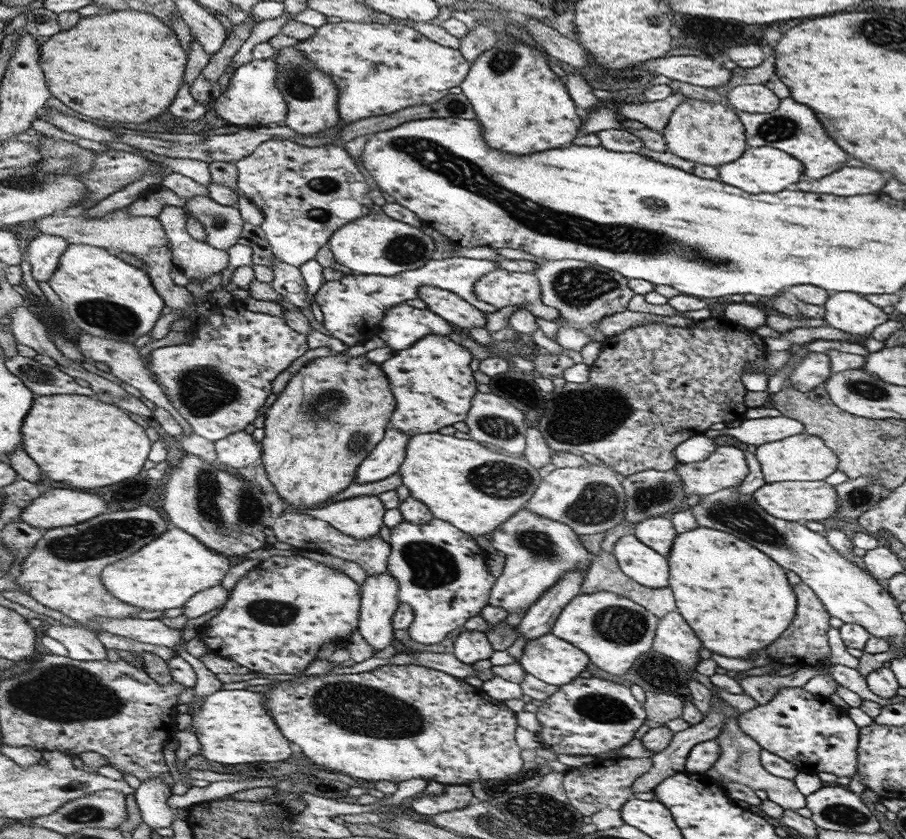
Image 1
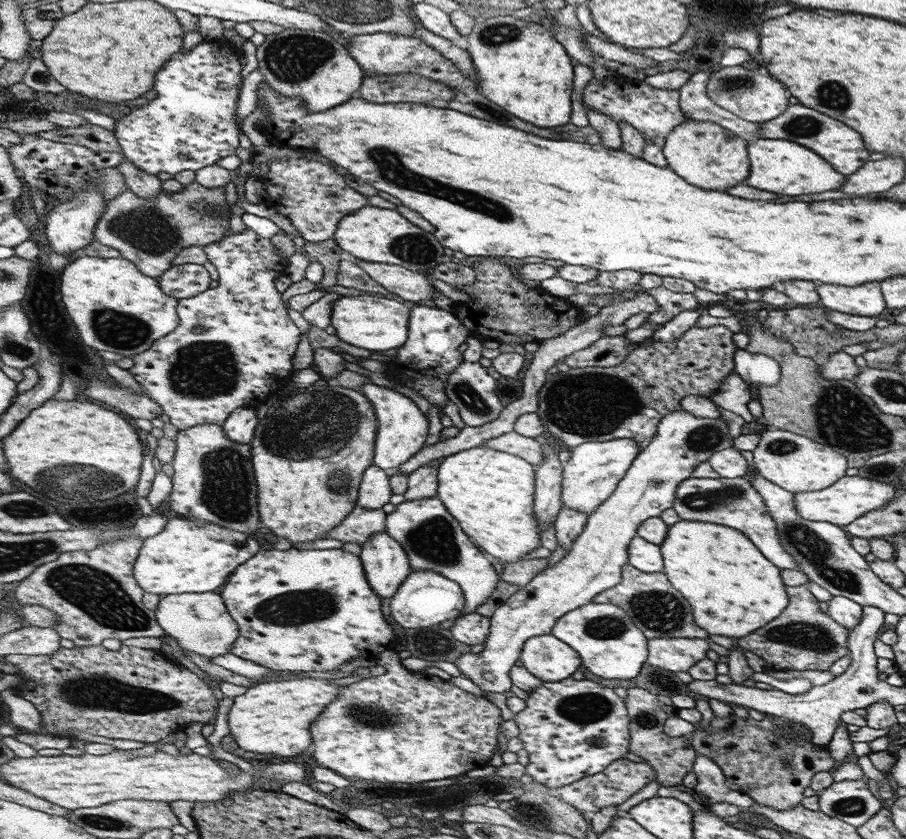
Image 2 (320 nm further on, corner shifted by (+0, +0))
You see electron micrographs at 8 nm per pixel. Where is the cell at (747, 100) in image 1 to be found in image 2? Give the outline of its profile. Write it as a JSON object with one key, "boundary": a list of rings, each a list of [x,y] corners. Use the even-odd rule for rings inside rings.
{"boundary":[[[725,66],[714,71],[706,83],[707,95],[724,110],[743,118],[751,123],[768,122],[783,114],[790,106],[786,98],[786,90],[778,80],[760,74],[758,70],[738,66]]]}

